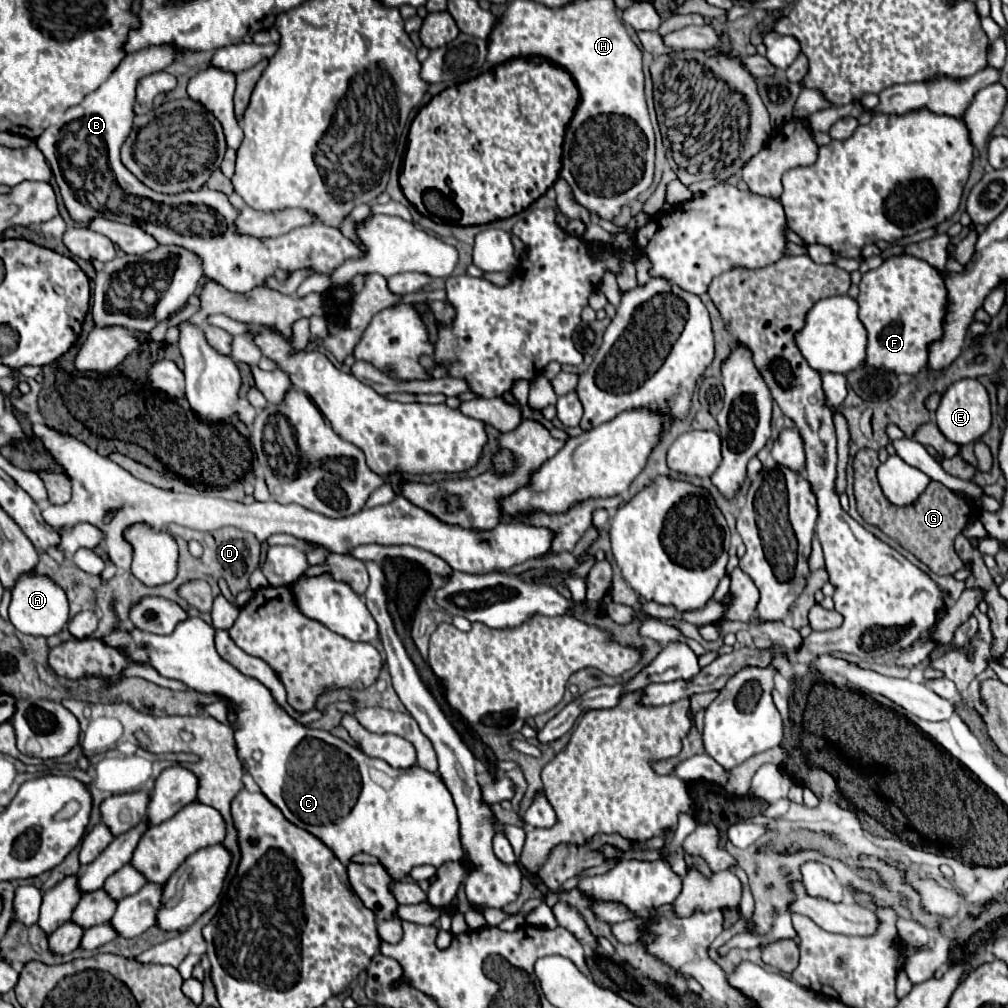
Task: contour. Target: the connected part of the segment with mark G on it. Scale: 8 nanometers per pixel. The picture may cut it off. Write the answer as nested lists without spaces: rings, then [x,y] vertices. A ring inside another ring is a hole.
[[[861,449],[855,455],[853,469],[855,469],[855,501],[857,501],[857,511],[859,515],[871,523],[877,525],[885,535],[895,539],[903,549],[913,553],[919,561],[923,561],[933,573],[937,575],[953,575],[955,571],[961,569],[961,559],[955,553],[955,537],[963,531],[963,527],[975,517],[973,507],[951,493],[945,485],[933,481],[925,493],[919,495],[919,499],[911,505],[897,507],[889,503],[887,497],[883,497],[881,487],[877,487],[877,471],[879,461],[877,461],[877,451],[873,449]]]

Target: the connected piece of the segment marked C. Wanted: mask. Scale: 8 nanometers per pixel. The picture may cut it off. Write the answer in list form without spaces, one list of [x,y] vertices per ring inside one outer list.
[[[197,617],[181,621],[171,635],[153,635],[145,631],[115,629],[103,641],[111,647],[125,647],[129,659],[137,663],[149,663],[163,677],[183,681],[189,689],[217,695],[227,705],[227,721],[233,727],[237,755],[243,759],[245,771],[255,779],[259,789],[277,805],[283,815],[297,827],[319,837],[335,857],[347,865],[355,853],[369,853],[379,859],[389,877],[401,881],[417,865],[439,867],[449,861],[457,861],[457,811],[453,797],[437,773],[429,773],[417,765],[409,769],[393,769],[383,759],[365,755],[359,747],[345,743],[329,731],[309,729],[295,721],[275,701],[273,693],[253,677],[243,675],[231,663],[219,657],[213,645],[215,629]]]

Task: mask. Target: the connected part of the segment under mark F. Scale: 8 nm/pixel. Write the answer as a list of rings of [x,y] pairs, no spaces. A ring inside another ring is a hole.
[[[895,255],[883,261],[881,267],[867,271],[859,283],[859,319],[865,325],[869,333],[869,343],[867,343],[867,363],[877,369],[893,371],[895,375],[907,373],[907,375],[917,375],[927,367],[929,361],[929,345],[937,339],[943,337],[943,321],[947,315],[949,299],[947,299],[947,287],[943,275],[931,267],[927,261],[913,257],[913,255]]]

